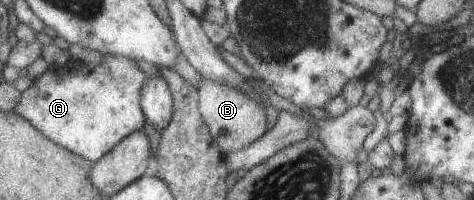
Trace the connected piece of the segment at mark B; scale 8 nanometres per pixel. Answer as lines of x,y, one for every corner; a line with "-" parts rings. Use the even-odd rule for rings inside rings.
202,77
199,80
199,105
205,121
211,128
216,142
221,146
224,155
248,148
254,141
265,136
268,130
266,110
243,90
232,88
215,80

